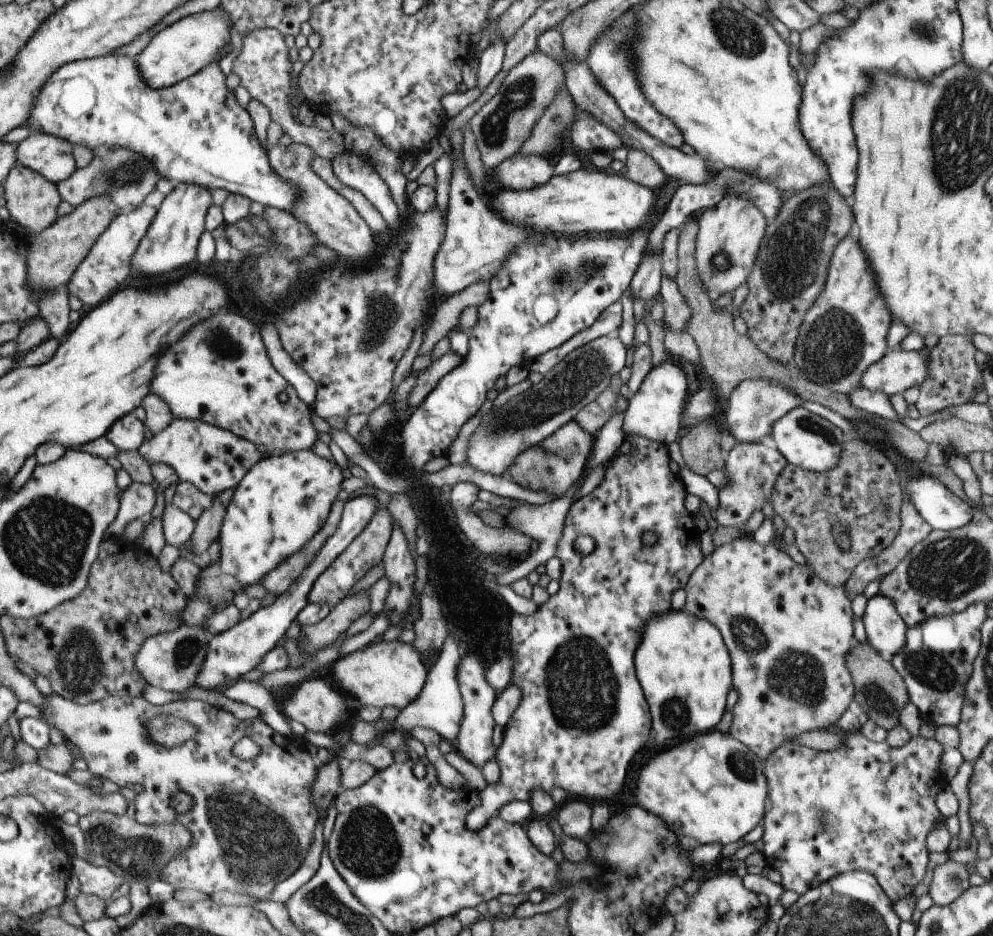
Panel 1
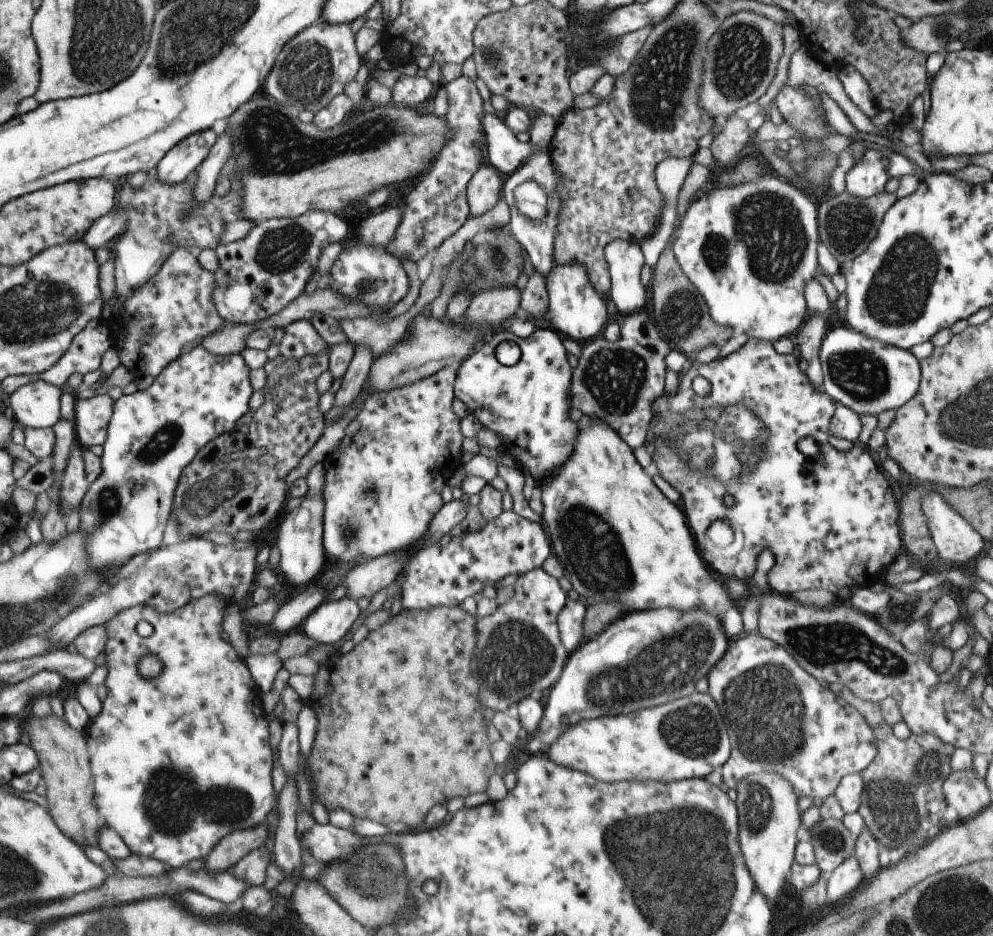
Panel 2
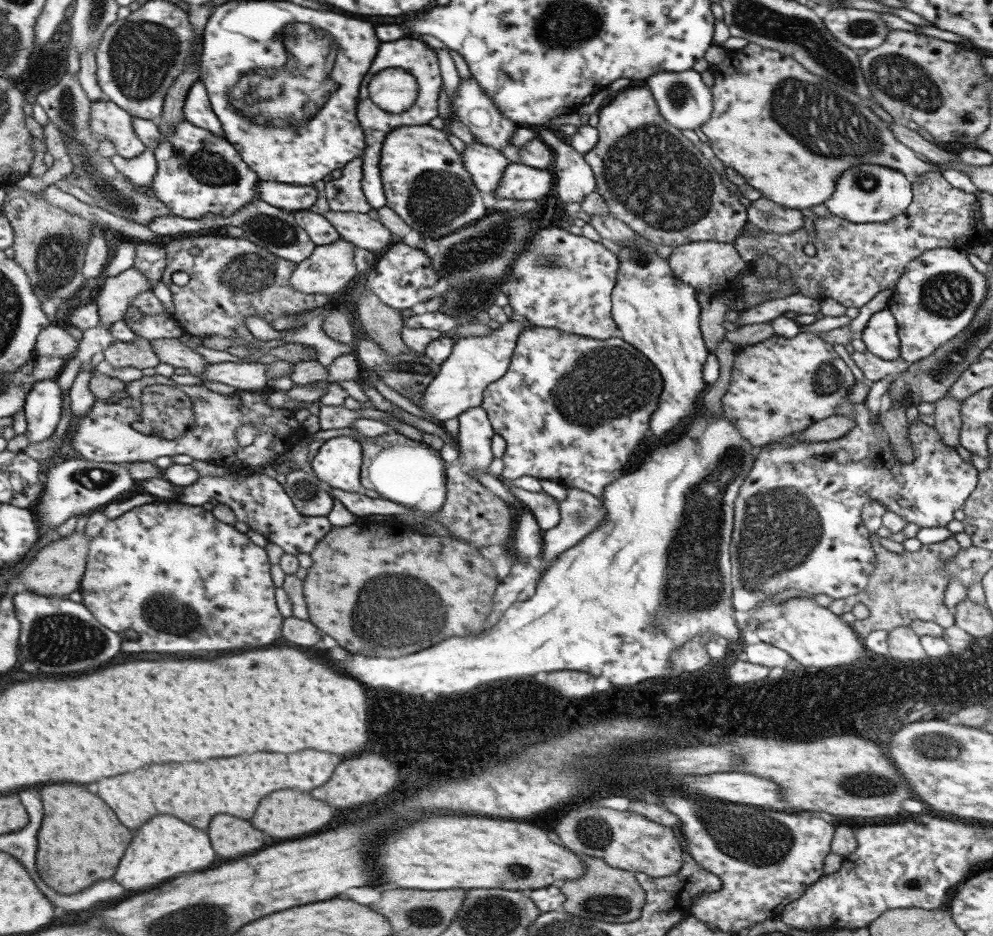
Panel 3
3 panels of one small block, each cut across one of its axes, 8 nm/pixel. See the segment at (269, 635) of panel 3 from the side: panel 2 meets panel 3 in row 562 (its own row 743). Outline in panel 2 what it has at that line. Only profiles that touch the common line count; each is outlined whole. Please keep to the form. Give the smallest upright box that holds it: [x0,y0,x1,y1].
[83,595,275,869]

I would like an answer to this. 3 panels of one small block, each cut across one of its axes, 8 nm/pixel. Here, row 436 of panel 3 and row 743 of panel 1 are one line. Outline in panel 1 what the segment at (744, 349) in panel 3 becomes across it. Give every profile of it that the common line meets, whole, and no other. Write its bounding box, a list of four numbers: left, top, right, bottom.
[683,536,853,762]

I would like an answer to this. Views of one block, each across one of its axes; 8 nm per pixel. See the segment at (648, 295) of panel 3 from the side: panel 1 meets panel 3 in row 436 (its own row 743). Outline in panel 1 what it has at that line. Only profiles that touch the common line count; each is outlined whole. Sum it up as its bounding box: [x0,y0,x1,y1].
[632,608,732,744]

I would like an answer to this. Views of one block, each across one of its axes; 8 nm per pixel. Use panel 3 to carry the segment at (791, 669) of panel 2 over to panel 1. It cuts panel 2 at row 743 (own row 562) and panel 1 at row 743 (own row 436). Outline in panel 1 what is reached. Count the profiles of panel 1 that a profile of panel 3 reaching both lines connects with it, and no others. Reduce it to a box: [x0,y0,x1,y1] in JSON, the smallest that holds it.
[760,731,945,903]

